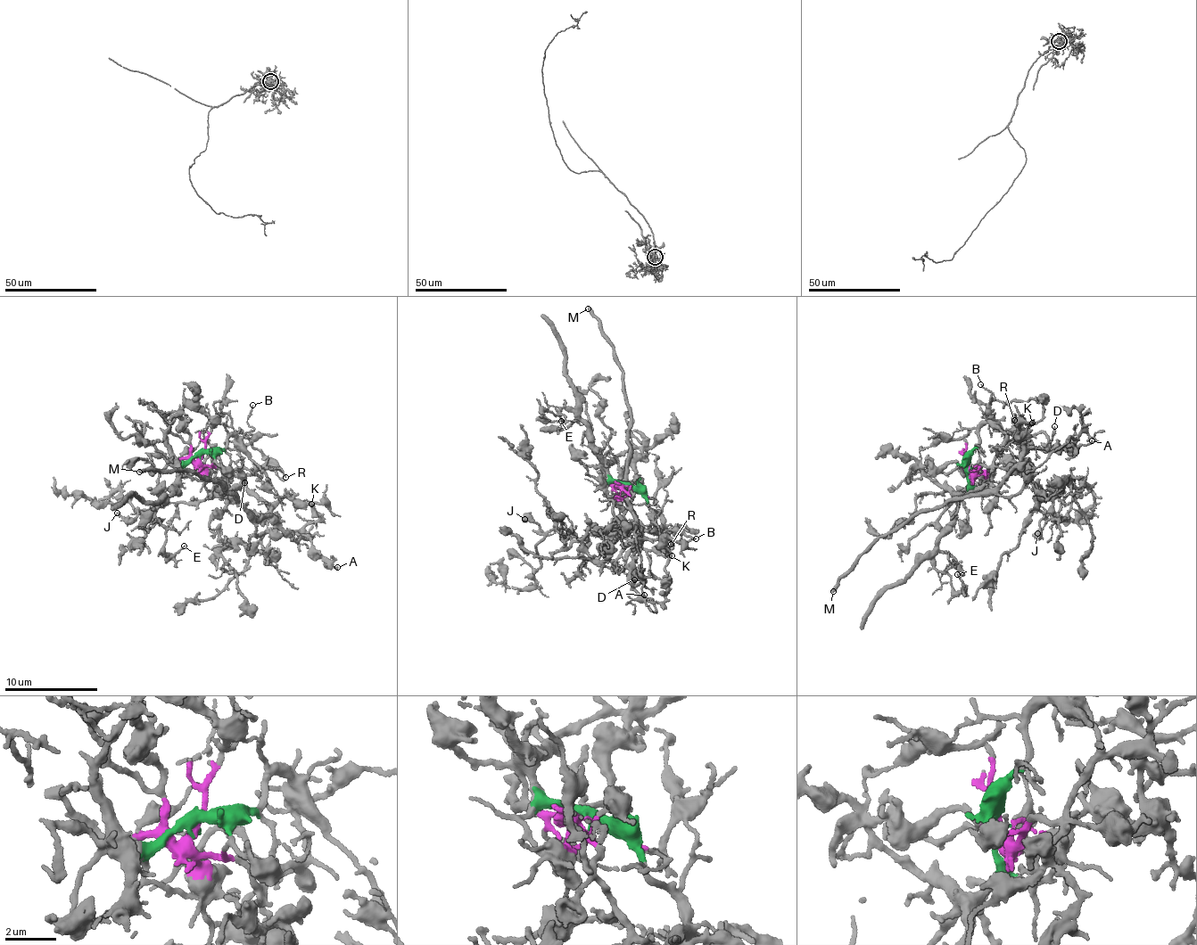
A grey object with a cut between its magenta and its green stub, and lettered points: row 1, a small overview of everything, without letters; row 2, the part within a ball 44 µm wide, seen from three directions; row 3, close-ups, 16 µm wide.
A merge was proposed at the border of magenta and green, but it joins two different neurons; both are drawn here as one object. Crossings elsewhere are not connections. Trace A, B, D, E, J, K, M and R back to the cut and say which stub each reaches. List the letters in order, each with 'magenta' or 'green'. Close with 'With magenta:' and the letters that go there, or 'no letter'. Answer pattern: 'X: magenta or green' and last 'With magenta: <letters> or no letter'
A: magenta
B: green
D: magenta
E: green
J: magenta
K: magenta
M: magenta
R: magenta
With magenta: A, D, J, K, M, R

